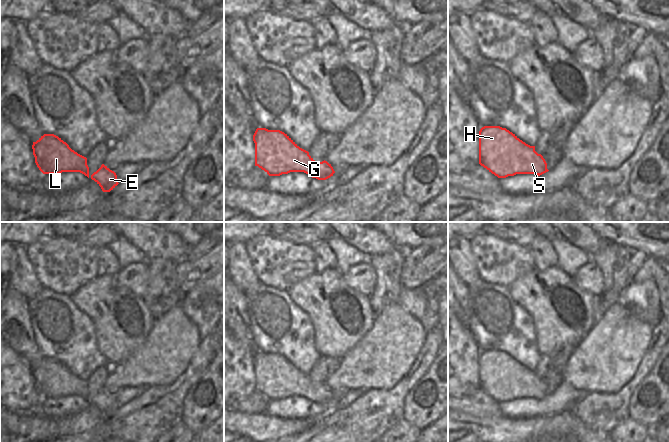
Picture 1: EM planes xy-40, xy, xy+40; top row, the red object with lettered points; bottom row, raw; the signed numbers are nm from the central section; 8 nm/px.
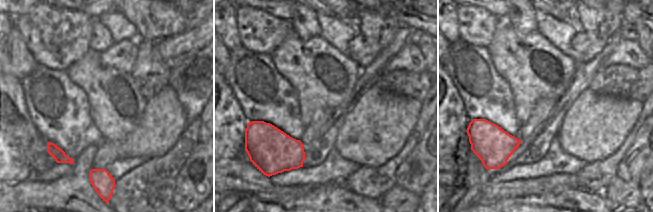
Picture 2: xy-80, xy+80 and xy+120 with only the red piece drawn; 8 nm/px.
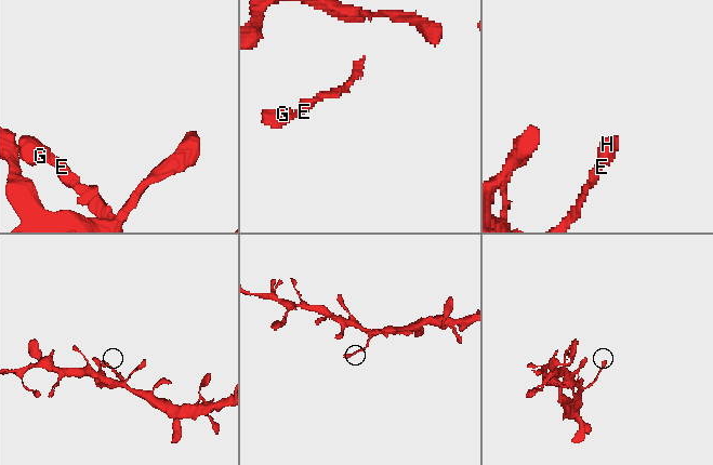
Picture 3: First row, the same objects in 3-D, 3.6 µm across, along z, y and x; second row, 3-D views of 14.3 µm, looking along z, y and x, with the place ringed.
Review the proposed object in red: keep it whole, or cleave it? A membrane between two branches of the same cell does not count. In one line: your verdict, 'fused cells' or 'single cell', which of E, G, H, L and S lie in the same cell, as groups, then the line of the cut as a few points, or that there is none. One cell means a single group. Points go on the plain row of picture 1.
single cell; E G H L S; no cut

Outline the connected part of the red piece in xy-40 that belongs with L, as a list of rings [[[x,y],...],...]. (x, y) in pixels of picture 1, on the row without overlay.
[[[44,358],[32,369],[35,387],[43,398],[80,396],[94,404],[103,416],[110,416],[119,407],[117,399],[104,388],[89,399],[87,382],[72,374],[69,369],[54,358]]]

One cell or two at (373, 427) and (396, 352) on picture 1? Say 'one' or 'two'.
two

